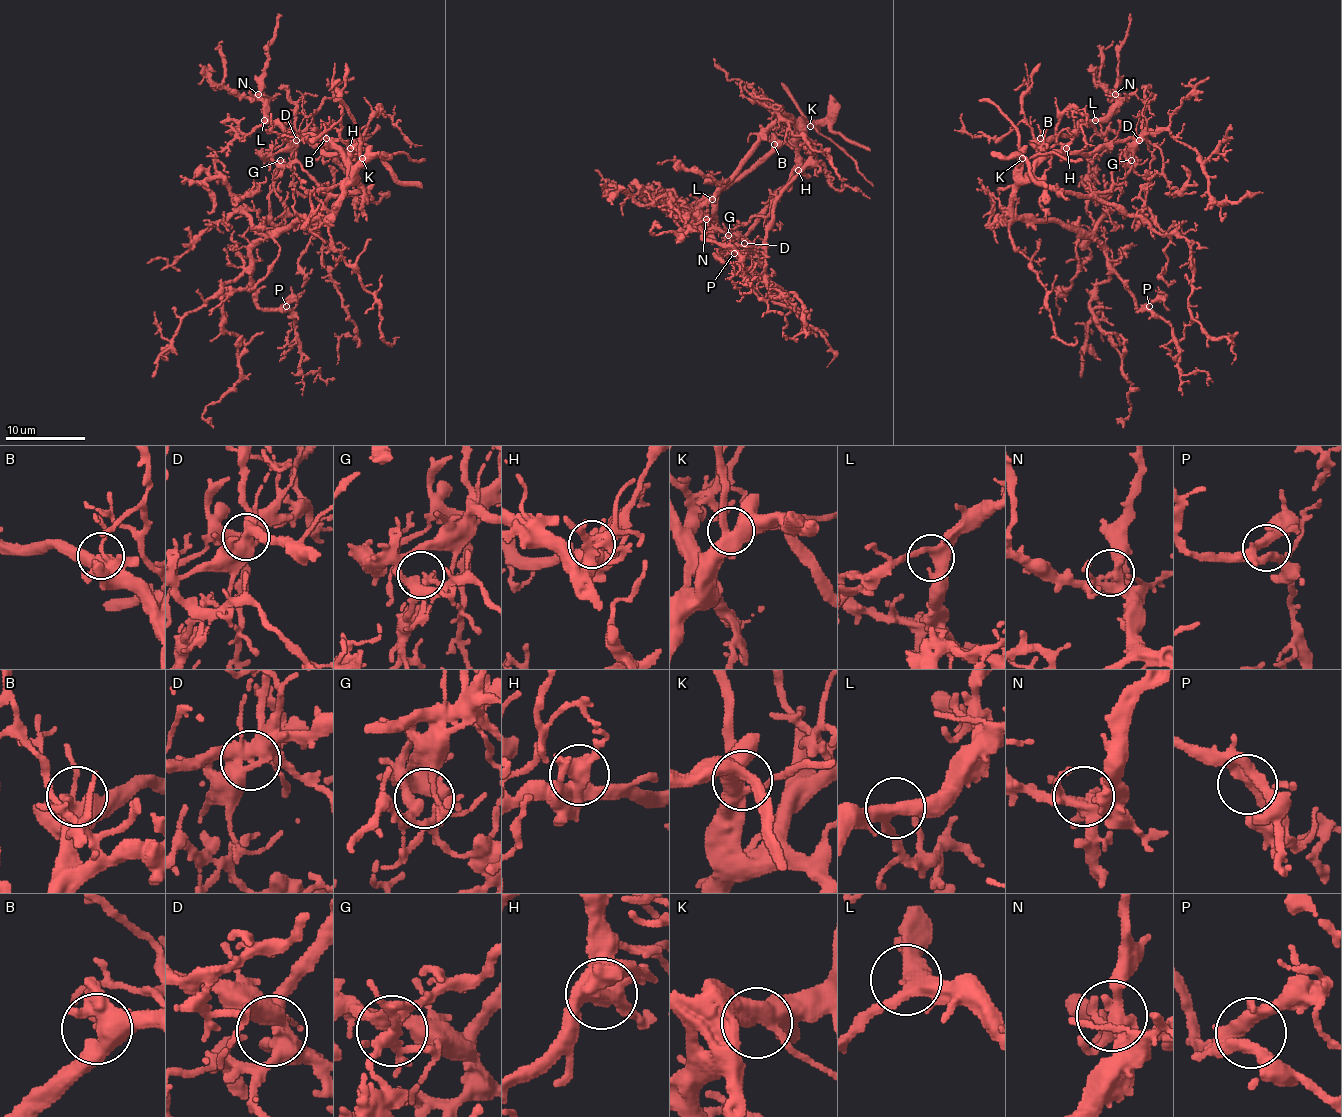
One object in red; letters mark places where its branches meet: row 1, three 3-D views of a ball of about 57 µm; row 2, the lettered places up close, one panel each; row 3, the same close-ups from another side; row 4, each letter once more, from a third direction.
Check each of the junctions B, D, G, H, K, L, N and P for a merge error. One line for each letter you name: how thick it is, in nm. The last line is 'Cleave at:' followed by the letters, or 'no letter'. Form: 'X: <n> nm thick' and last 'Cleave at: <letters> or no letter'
Cleave at: no letter

